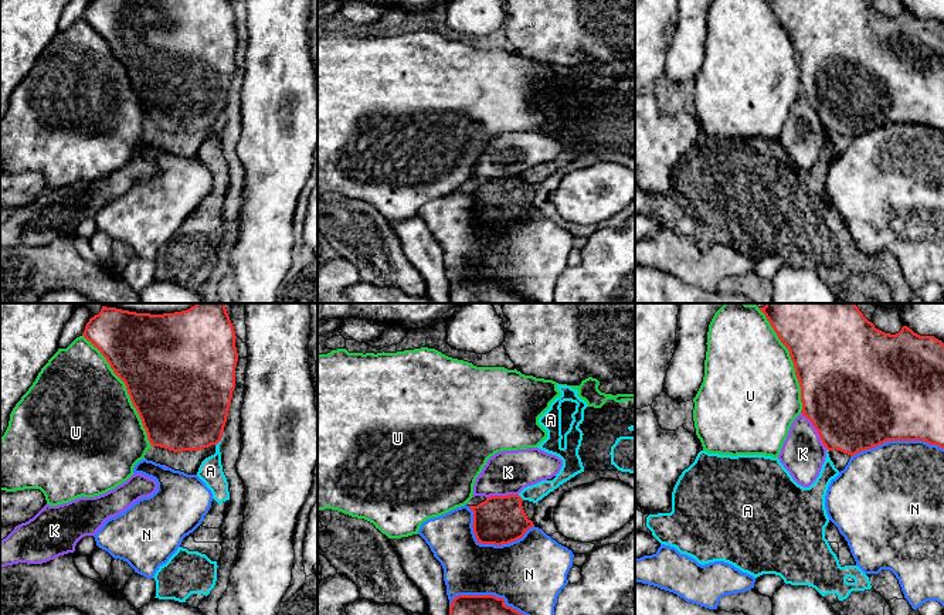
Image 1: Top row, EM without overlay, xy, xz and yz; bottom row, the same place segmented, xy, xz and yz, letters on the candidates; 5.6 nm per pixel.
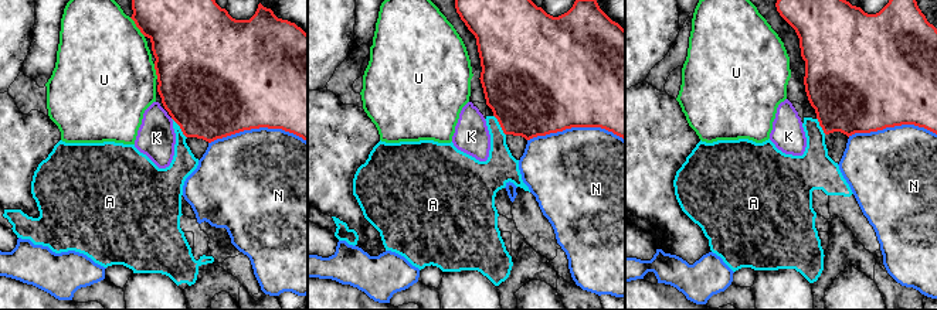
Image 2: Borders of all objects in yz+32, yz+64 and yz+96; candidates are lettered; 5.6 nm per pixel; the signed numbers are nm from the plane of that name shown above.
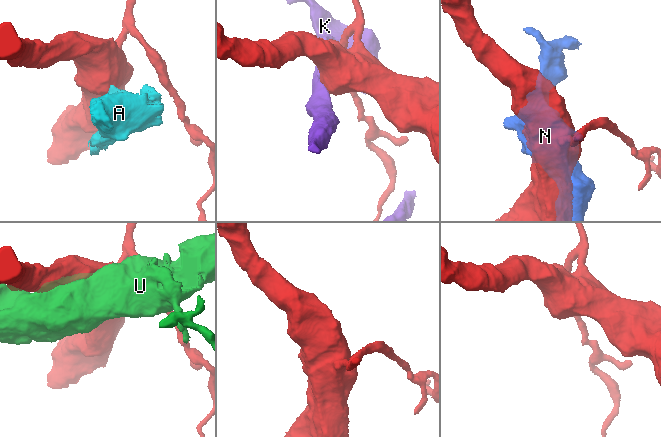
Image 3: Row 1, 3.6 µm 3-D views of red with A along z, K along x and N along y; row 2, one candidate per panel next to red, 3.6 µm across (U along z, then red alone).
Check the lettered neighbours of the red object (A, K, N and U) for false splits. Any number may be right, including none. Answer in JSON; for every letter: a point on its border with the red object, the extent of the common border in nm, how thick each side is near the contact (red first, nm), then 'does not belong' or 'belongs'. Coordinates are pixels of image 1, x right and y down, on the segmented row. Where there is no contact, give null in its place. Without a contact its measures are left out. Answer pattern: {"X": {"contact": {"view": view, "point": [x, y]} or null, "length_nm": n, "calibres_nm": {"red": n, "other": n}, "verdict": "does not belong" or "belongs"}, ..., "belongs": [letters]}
{"A": {"contact": {"view": "xy", "point": [220, 439]}, "length_nm": 70, "calibres_nm": {"red": 460, "other": 140}, "verdict": "does not belong"}, "K": {"contact": {"view": "yz", "point": [817, 430]}, "length_nm": 260, "calibres_nm": {"red": 500, "other": 260}, "verdict": "does not belong"}, "N": {"contact": {"view": "xz", "point": [489, 543]}, "length_nm": 400, "calibres_nm": {"red": 280, "other": 360}, "verdict": "does not belong"}, "U": {"contact": {"view": "xy", "point": [126, 388]}, "length_nm": 750, "calibres_nm": {"red": 500, "other": 500}, "verdict": "does not belong"}, "belongs": []}

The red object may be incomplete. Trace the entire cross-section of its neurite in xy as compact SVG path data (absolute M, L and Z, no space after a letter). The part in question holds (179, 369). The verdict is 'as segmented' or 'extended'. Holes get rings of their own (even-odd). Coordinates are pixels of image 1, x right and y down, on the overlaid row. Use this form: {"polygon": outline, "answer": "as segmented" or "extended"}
{"polygon": "M196 303L187 310L163 315L102 306L101 312L89 319L82 336L101 351L113 373L125 383L152 446L183 452L200 451L221 441L238 361L237 336L225 303Z", "answer": "as segmented"}

